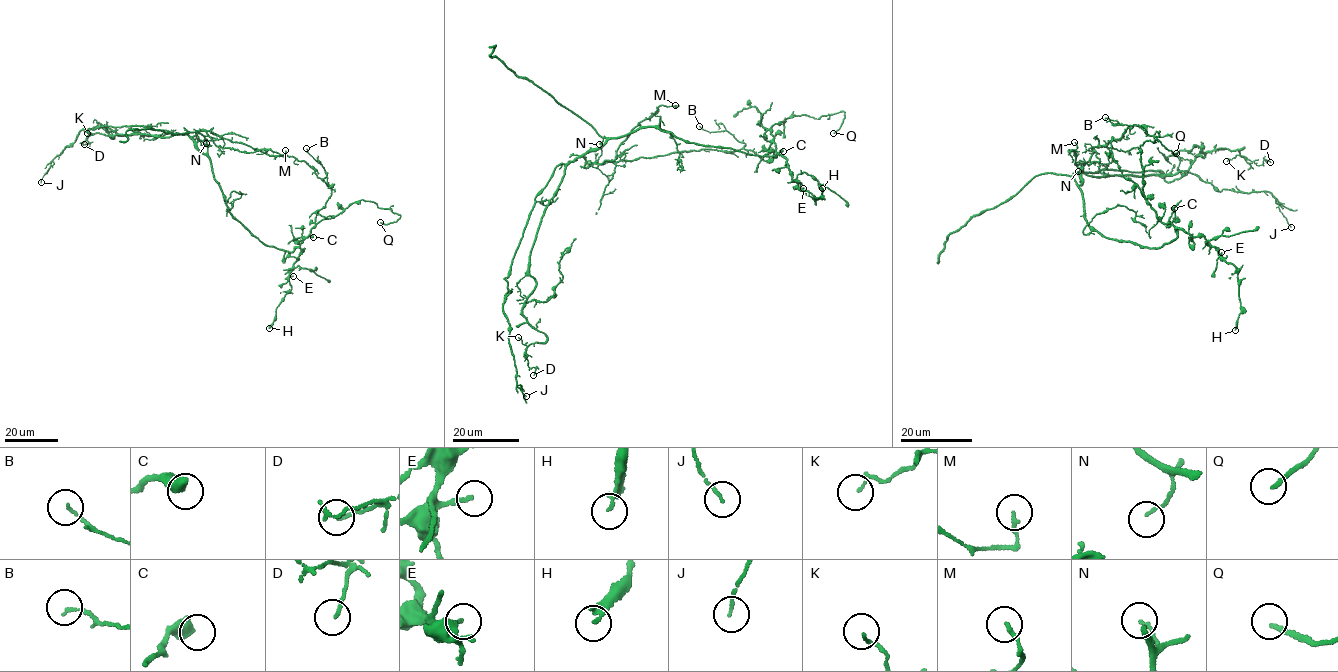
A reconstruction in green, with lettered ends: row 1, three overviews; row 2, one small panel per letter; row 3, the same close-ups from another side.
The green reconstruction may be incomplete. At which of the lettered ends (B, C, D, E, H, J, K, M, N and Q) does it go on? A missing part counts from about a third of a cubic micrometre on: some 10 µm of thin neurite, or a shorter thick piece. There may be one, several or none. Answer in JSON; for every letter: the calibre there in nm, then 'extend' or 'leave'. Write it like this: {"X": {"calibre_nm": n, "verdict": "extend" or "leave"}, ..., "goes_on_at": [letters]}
{"B": {"calibre_nm": 110, "verdict": "leave"}, "C": {"calibre_nm": 550, "verdict": "leave"}, "D": {"calibre_nm": 110, "verdict": "leave"}, "E": {"calibre_nm": 160, "verdict": "leave"}, "H": {"calibre_nm": 220, "verdict": "leave"}, "J": {"calibre_nm": 120, "verdict": "leave"}, "K": {"calibre_nm": 110, "verdict": "leave"}, "M": {"calibre_nm": 160, "verdict": "leave"}, "N": {"calibre_nm": 120, "verdict": "leave"}, "Q": {"calibre_nm": 180, "verdict": "extend"}, "goes_on_at": ["Q"]}

